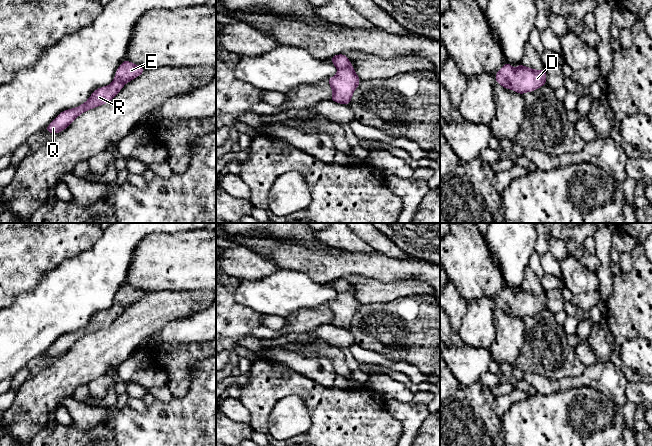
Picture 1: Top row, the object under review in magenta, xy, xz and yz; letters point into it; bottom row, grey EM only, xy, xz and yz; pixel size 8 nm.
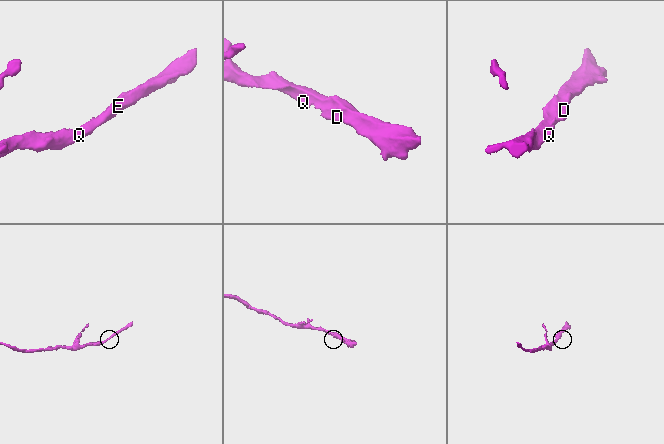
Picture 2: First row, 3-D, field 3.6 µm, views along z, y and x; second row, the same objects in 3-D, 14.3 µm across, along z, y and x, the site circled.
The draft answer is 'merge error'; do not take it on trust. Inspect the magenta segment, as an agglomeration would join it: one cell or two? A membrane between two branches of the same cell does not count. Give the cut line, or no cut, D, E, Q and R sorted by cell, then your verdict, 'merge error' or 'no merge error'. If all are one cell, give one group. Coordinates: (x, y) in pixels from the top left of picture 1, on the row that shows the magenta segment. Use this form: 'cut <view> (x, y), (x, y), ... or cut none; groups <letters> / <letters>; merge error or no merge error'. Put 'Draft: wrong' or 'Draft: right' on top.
Draft: wrong
cut none; groups D E Q R; no merge error

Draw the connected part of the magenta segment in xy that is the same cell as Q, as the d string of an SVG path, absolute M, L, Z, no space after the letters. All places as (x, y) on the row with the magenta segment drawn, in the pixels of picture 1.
M124 60L117 68L115 79L110 85L96 89L88 100L80 106L59 113L45 130L53 134L58 134L65 130L83 112L110 102L126 83L140 76L145 70L146 68L140 65Z

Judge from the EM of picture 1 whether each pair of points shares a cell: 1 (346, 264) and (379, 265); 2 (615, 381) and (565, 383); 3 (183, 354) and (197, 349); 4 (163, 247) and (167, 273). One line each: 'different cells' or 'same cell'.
1: same cell
2: same cell
3: same cell
4: same cell

